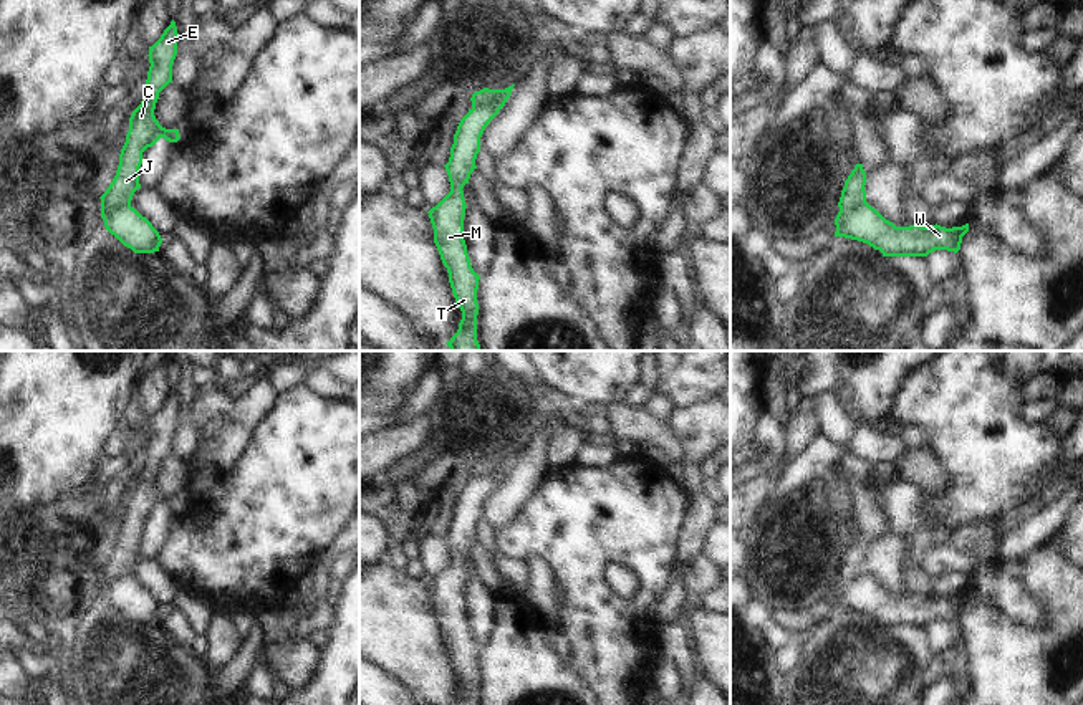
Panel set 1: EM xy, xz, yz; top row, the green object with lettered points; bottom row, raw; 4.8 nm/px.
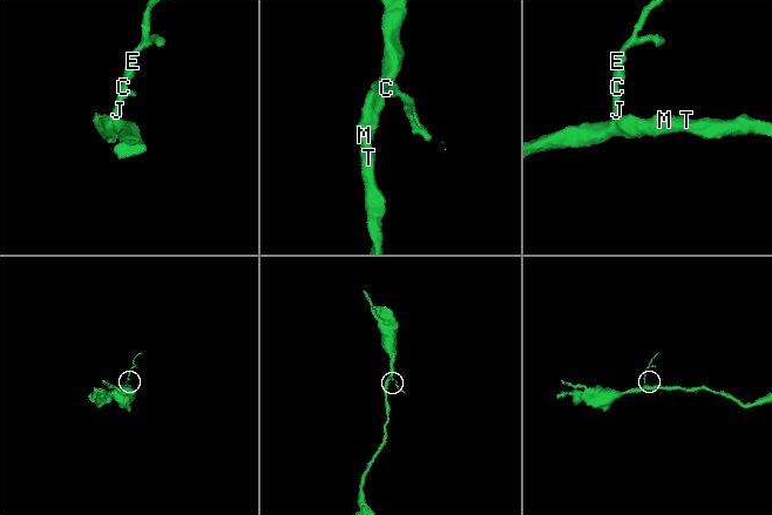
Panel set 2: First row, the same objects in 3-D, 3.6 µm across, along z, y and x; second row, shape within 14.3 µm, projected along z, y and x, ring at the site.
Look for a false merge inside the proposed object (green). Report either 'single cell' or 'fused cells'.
fused cells

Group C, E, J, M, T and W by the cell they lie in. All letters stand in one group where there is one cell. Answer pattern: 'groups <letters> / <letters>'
groups C E J / M T W

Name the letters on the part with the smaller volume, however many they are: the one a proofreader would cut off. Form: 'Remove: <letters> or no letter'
Remove: C, E, J

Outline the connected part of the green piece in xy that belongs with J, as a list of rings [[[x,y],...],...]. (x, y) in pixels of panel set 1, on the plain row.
[[[172,391],[161,409],[149,417],[149,442],[141,475],[129,488],[129,501],[119,525],[116,546],[101,569],[101,583],[104,579],[131,578],[132,566],[139,554],[139,538],[142,523],[152,518],[161,508],[169,513],[180,510],[179,500],[166,500],[154,487],[159,463],[172,453],[172,435],[177,425],[177,397]]]

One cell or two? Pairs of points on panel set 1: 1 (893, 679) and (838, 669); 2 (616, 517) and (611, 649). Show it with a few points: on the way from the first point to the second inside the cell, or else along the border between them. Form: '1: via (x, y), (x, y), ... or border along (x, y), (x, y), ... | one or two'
1: via (880, 679), (856, 679), (851, 674) | one
2: via (592, 550), (592, 616) | one

